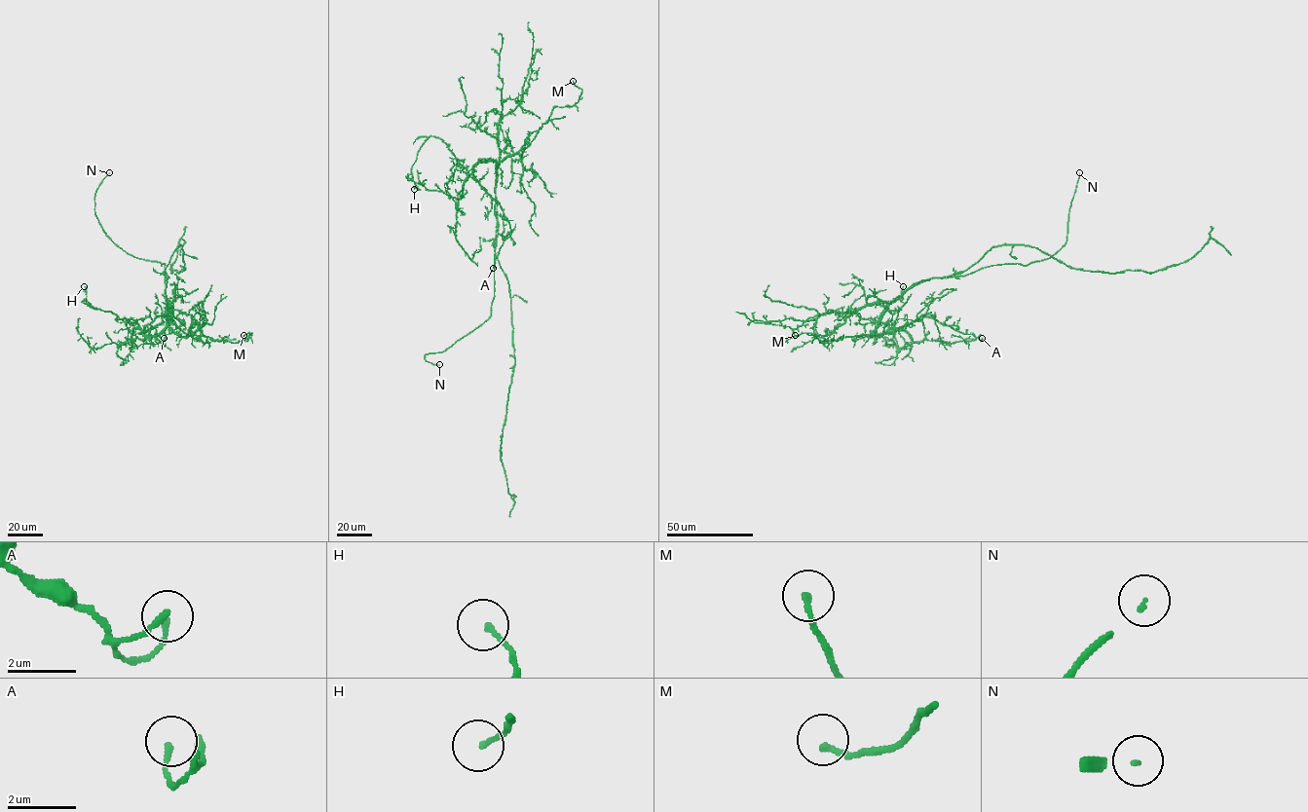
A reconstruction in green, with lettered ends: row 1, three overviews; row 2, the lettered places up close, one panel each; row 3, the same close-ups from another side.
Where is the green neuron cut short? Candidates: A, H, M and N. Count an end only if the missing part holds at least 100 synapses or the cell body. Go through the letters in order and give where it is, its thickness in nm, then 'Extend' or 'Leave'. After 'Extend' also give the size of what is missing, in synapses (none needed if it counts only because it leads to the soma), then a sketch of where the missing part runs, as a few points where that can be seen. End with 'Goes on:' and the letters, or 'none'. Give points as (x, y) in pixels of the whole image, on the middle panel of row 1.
A: Place: (493, 268). Thickness 140 nm. Leave
H: Place: (414, 189). Thickness 120 nm. Leave
M: Place: (573, 81). Thickness 160 nm. Leave
N: Place: (439, 364). Thickness 80 nm. Extend. Course of what is missing: (439, 364), (476, 364), (502, 354)
Goes on: N

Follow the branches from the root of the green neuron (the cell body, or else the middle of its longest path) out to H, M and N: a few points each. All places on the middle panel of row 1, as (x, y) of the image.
H: (498, 260), (494, 162), (479, 162), (469, 173), (440, 139), (429, 136), (412, 166), (414, 189)
M: (498, 260), (496, 166), (526, 148), (554, 108), (579, 101), (582, 90), (573, 81)
N: (498, 260), (494, 239), (491, 315), (445, 350), (425, 354), (427, 361), (439, 364)

